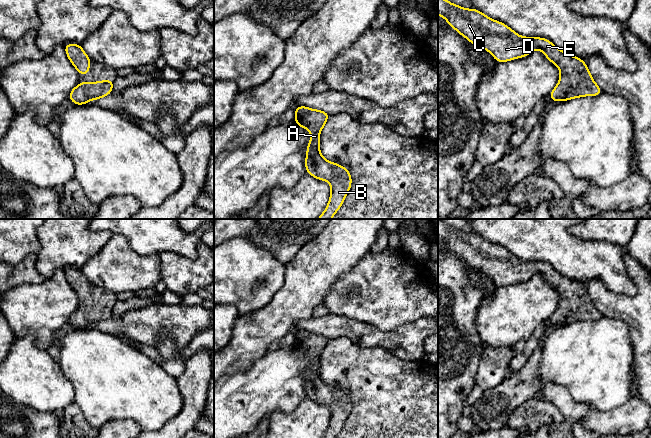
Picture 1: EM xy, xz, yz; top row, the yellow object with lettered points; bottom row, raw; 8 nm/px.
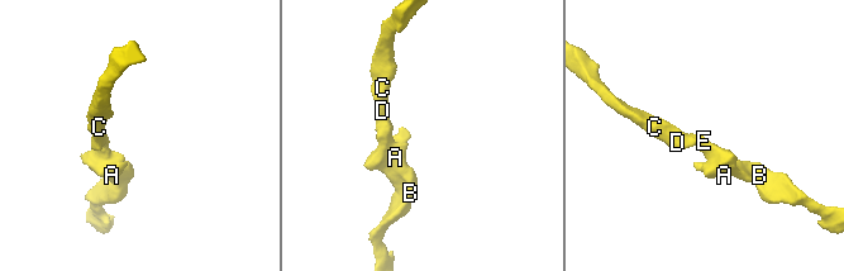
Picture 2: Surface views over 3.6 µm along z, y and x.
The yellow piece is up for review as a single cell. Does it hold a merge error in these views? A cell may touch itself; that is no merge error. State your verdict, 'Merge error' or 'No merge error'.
No merge error

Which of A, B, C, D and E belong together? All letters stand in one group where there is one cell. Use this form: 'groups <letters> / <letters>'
groups A B C D E

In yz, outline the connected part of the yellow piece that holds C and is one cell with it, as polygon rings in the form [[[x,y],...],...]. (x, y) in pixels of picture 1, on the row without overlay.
[[[438,220],[438,239],[470,267],[481,270],[492,278],[496,286],[507,286],[528,280],[534,274],[542,274],[546,282],[560,293],[560,303],[550,317],[549,324],[566,325],[584,320],[599,320],[603,316],[593,304],[586,287],[573,279],[558,273],[546,262],[522,261],[502,246],[493,244],[476,233],[466,233]]]

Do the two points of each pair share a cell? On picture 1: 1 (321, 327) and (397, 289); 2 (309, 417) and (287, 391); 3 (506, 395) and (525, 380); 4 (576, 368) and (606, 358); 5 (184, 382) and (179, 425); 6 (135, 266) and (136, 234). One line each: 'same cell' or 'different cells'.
1: different cells
2: different cells
3: same cell
4: same cell
5: same cell
6: different cells

